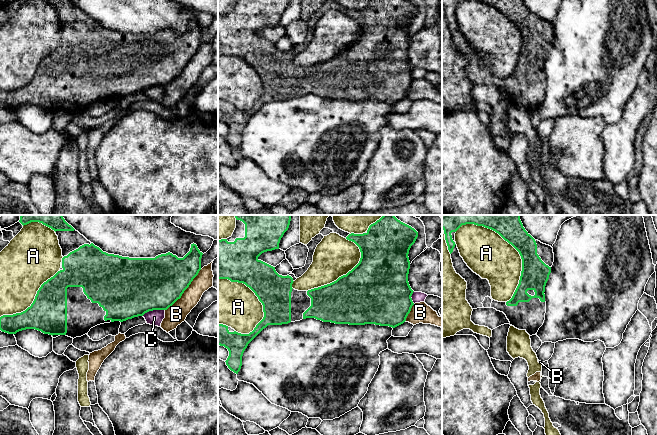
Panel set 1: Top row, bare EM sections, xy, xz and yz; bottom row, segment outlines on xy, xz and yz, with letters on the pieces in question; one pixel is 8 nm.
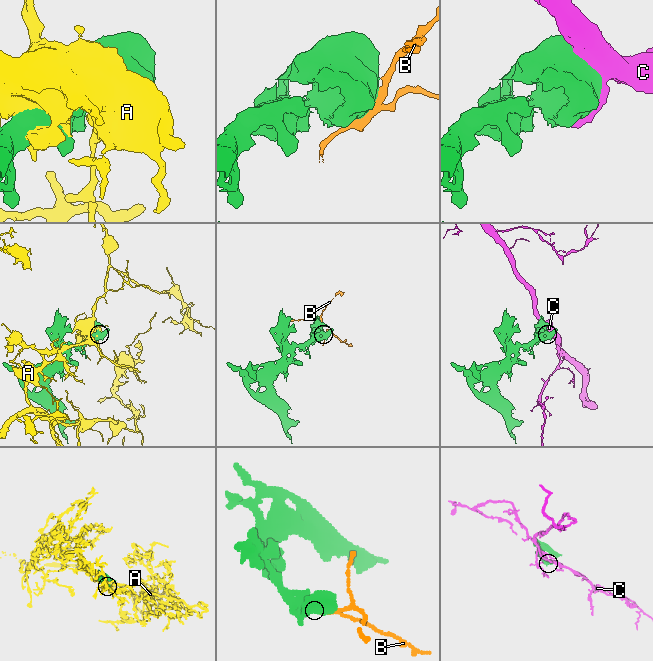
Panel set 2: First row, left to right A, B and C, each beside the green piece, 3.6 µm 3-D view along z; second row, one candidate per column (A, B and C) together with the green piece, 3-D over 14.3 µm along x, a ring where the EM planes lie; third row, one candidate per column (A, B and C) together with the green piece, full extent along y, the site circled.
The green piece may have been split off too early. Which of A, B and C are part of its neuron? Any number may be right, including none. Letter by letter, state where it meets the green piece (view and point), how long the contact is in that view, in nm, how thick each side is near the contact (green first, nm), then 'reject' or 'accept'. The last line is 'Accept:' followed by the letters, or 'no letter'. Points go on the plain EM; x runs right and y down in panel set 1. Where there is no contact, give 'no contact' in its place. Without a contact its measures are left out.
A: meets green in yz at (520, 31); contact 700 nm long; 220 nm thick on the green side, 360 nm on the other; reject
B: meets green in xy at (184, 66); contact 440 nm long; 420 nm thick on the green side, 160 nm on the other; reject
C: meets green in xy at (153, 85); contact 190 nm long; 480 nm thick on the green side, 120 nm on the other; reject
Accept: no letter

